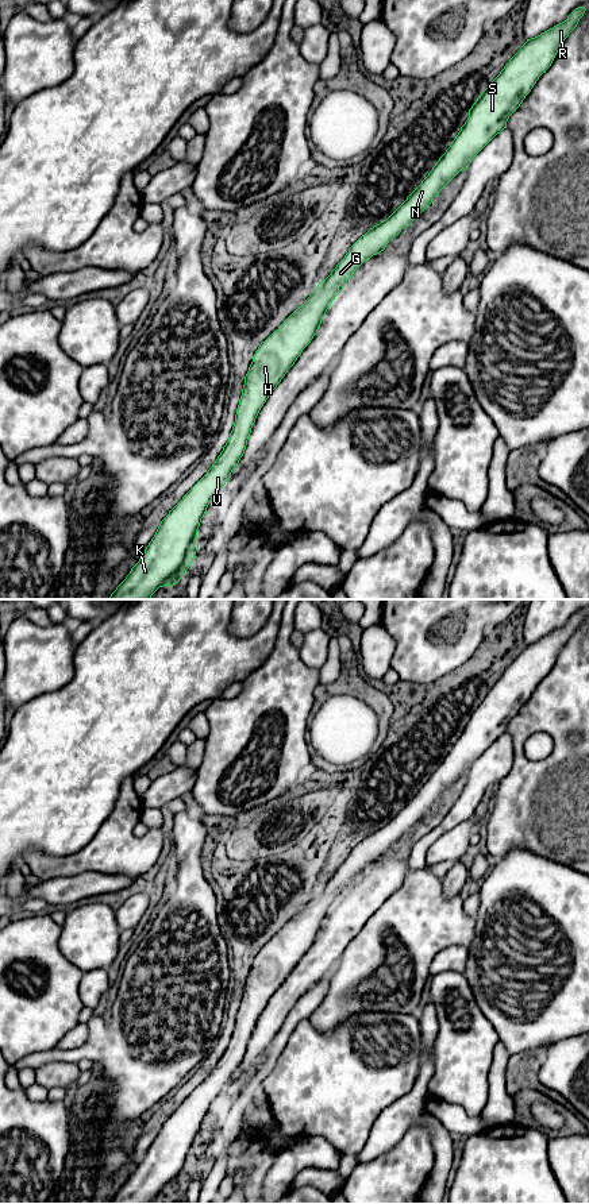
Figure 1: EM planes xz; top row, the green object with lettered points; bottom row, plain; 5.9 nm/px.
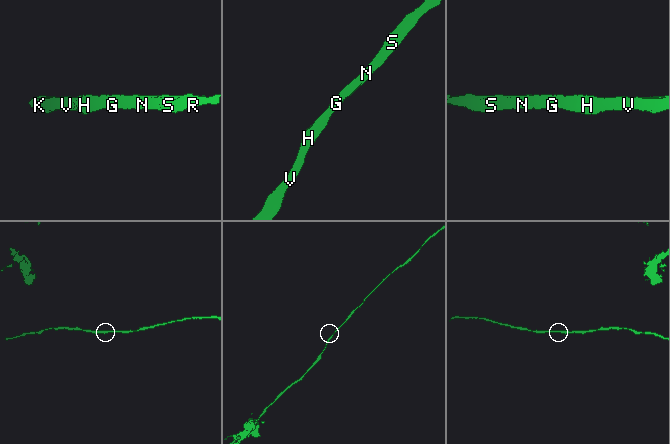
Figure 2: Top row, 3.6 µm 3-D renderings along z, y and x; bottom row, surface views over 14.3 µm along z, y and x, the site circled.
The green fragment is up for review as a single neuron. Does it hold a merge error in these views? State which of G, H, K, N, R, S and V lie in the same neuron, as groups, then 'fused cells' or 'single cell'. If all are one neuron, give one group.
G H K N R S V | single cell

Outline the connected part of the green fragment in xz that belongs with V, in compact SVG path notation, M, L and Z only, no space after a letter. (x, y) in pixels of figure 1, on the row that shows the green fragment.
M585 7L565 22L527 39L469 109L469 117L428 175L384 221L350 248L331 274L265 341L245 377L235 422L223 451L207 474L161 521L143 556L108 599L150 599L163 586L173 587L192 564L199 548L197 529L212 497L231 478L245 454L255 418L288 370L311 343L327 309L354 271L408 227L438 193L504 128L539 77L551 66L562 42L577 27Z

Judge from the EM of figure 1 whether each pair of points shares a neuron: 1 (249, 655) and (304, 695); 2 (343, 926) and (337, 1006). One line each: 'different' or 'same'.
1: different
2: different

